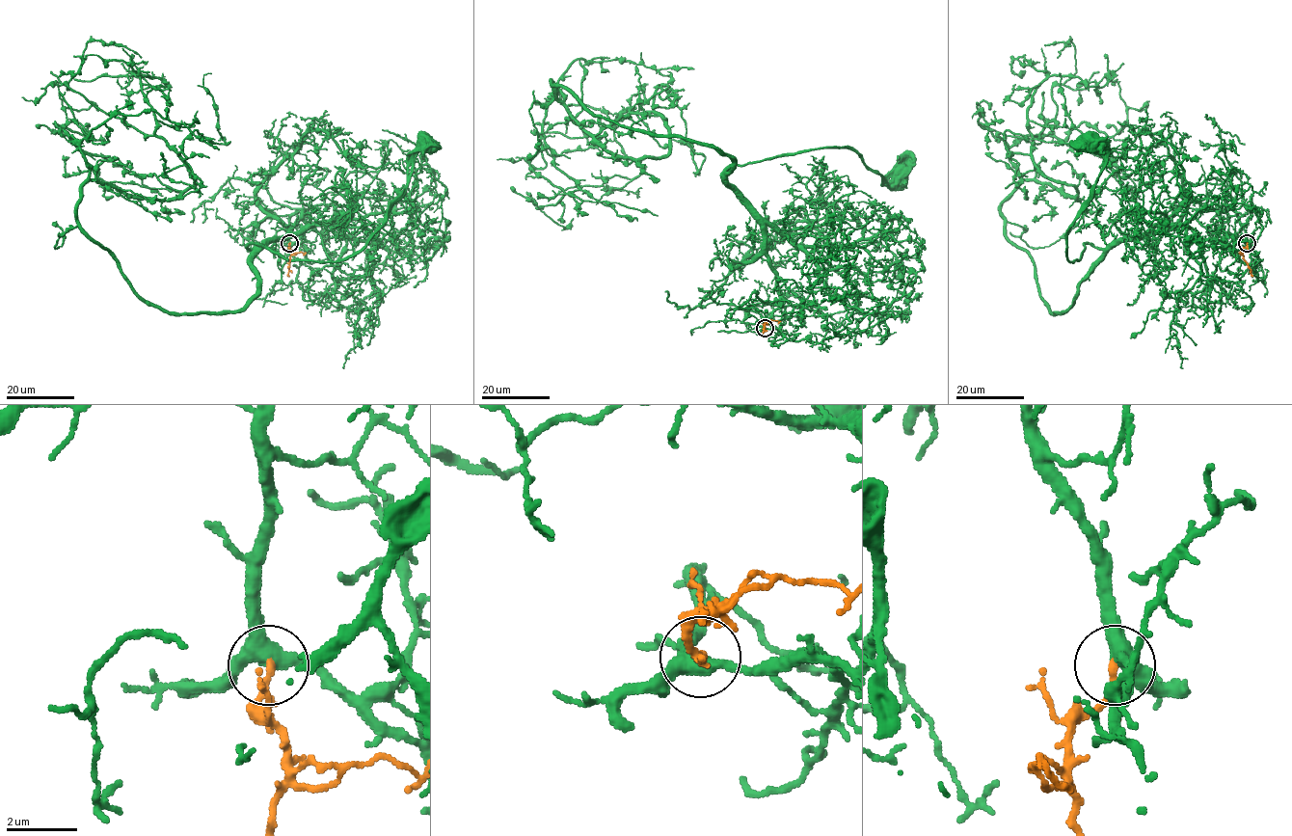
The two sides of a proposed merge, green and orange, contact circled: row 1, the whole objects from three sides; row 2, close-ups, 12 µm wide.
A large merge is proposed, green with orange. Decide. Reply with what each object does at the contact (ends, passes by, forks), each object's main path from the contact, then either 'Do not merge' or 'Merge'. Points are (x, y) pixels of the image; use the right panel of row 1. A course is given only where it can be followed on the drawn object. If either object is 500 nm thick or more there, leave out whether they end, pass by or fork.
At the ring green forks. At the ring orange passes by. Course of green: (1247, 243), (1233, 211), (1204, 211), (1108, 248), (1087, 244), (1069, 261), (1067, 229), (1103, 165), (1087, 143). Course of orange: (1247, 243), (1243, 256), (1252, 276). Merge

